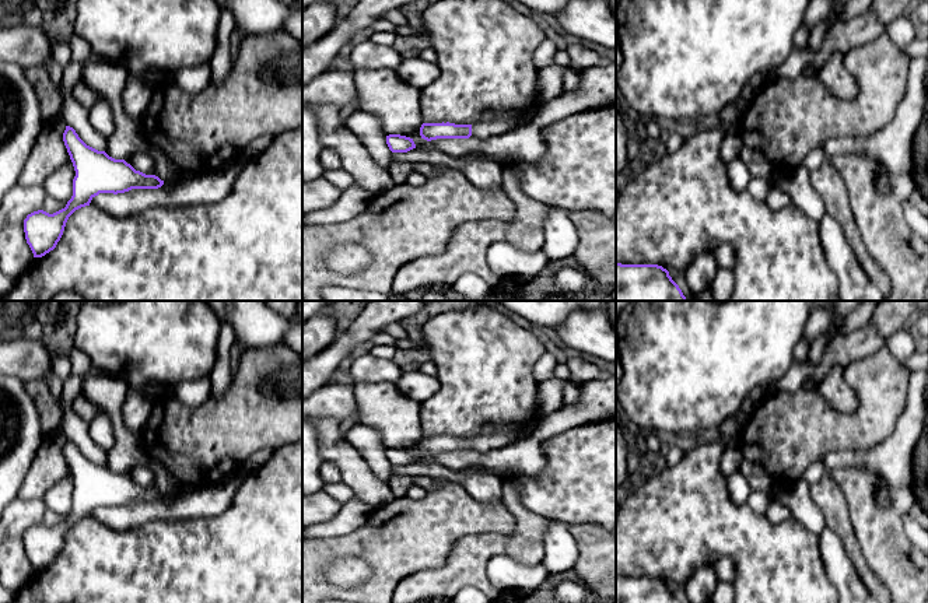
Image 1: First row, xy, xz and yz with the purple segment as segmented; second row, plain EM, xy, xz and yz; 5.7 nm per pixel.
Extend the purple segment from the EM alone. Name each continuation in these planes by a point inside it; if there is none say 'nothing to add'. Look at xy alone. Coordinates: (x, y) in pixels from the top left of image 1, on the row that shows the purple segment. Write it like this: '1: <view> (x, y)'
1: xy (168, 185)

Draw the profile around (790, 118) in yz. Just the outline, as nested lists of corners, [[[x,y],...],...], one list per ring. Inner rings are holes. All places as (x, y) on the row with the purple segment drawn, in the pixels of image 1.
[[[887,35],[850,49],[843,63],[858,85],[854,99],[838,99],[819,77],[774,78],[750,102],[738,133],[745,146],[760,151],[778,171],[802,166],[806,155],[829,139],[868,137],[883,130],[906,95],[910,60]]]

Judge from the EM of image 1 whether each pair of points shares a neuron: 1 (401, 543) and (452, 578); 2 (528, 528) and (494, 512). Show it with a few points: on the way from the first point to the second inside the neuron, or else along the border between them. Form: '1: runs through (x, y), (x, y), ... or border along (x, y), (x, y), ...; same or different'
1: border along (457, 540), (441, 565), (406, 577); different
2: border along (503, 502), (514, 529), (483, 533); different

